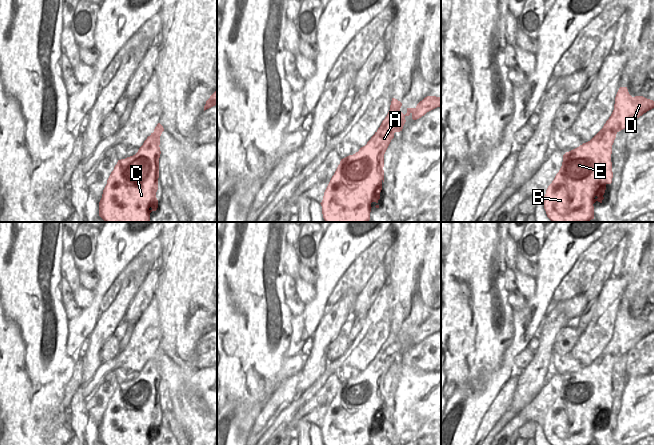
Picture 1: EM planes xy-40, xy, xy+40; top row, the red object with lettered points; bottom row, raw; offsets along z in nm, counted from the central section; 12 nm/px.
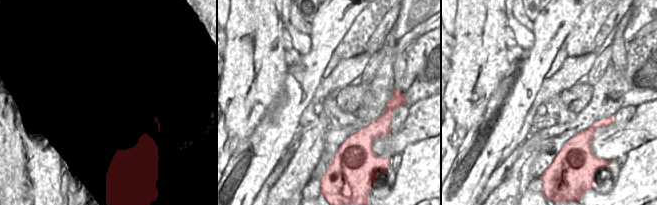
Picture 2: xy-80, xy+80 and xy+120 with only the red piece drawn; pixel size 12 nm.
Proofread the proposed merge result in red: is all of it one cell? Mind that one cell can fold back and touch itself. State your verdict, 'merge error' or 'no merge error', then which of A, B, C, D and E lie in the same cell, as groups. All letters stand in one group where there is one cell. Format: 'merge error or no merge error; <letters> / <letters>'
merge error; A B C E / D

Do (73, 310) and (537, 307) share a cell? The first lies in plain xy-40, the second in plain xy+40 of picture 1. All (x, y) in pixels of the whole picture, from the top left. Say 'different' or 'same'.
different

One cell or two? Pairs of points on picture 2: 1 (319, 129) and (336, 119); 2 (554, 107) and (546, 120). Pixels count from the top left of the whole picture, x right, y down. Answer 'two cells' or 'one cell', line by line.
1: two cells
2: two cells

